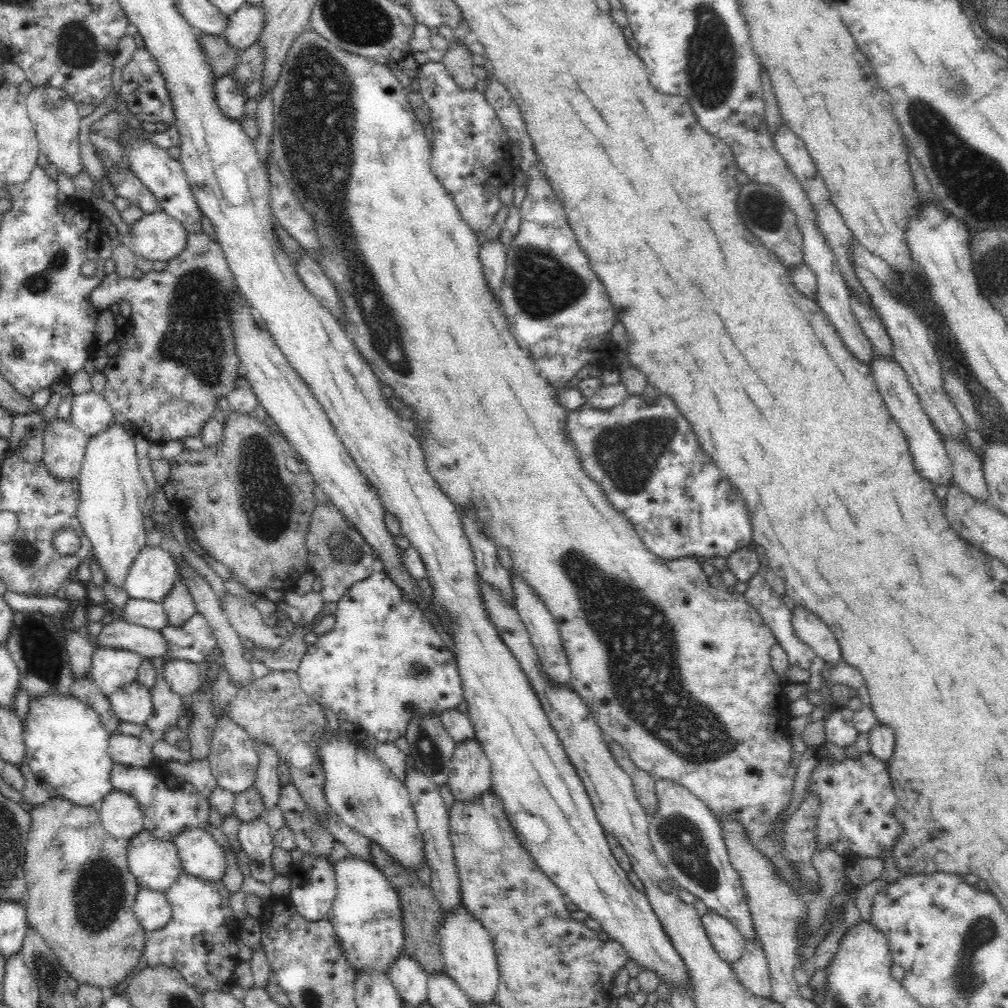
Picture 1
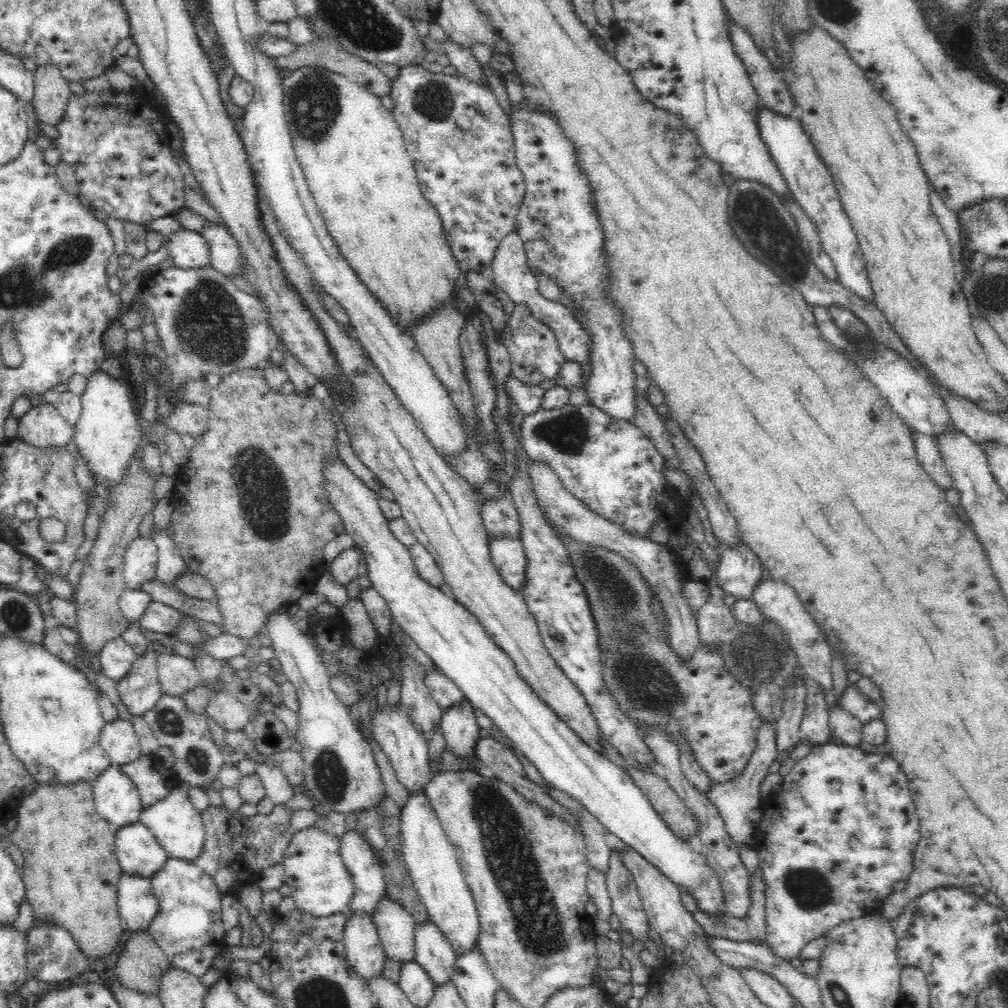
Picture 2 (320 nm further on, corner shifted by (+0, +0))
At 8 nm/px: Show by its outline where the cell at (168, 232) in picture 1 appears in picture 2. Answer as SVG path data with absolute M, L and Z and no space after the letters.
M180 229L167 239L168 257L177 268L208 268L210 249L206 239L193 230Z

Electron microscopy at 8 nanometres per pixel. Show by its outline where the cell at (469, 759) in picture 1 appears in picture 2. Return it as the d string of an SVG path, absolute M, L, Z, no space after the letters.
M466 698L442 710L439 724L446 739L446 749L460 759L475 758L474 748L480 739L479 726L474 715L475 710L475 706Z

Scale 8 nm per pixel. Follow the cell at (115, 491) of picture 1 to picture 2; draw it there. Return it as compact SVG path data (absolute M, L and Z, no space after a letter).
M96 370L86 377L84 390L81 395L82 413L73 425L73 444L84 456L93 476L104 486L114 486L118 484L118 480L122 480L122 472L126 470L130 456L136 452L143 440L147 441L147 436L138 424L128 386L123 384L121 379Z

